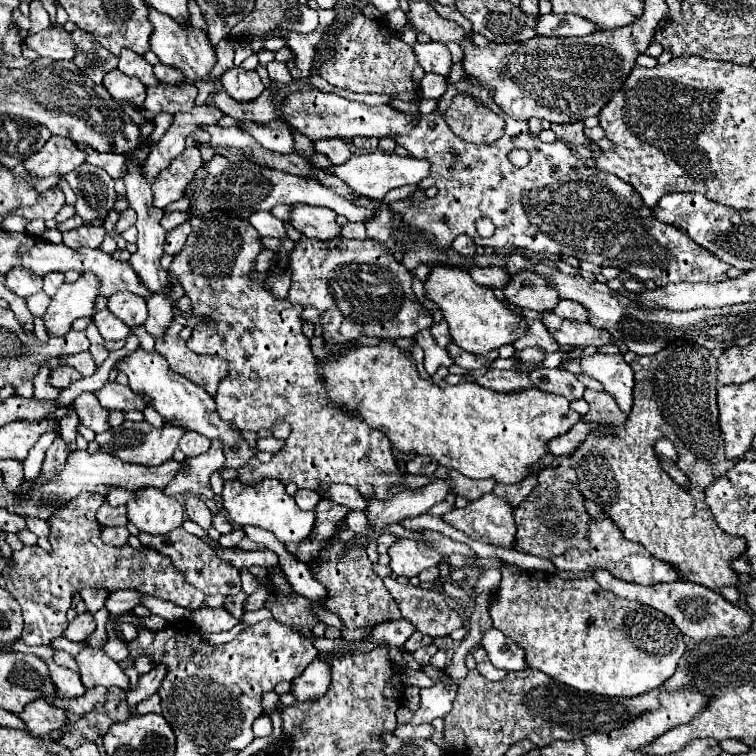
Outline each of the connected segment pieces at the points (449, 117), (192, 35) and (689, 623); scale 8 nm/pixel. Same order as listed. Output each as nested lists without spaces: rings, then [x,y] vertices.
[[[466,94],[454,98],[444,119],[458,138],[474,144],[496,142],[504,132],[504,120]]]
[[[150,8],[150,20],[154,24],[154,34],[150,38],[150,46],[152,46],[152,52],[160,58],[160,62],[164,66],[180,70],[184,74],[186,84],[196,84],[198,80],[210,80],[208,76],[216,64],[216,54],[214,54],[214,46],[210,44],[208,36],[200,30],[194,30],[192,26],[180,28],[180,24],[170,20],[170,16],[162,16],[154,8]]]
[[[596,570],[592,574],[592,578],[596,578],[596,582],[604,590],[614,592],[616,596],[622,596],[622,598],[628,598],[628,600],[638,600],[646,606],[652,606],[652,608],[664,612],[668,618],[672,618],[672,622],[680,628],[682,634],[694,638],[696,642],[704,642],[704,640],[712,640],[712,638],[742,636],[752,626],[752,616],[750,614],[746,614],[742,608],[724,600],[718,592],[708,590],[706,586],[700,586],[696,582],[676,580],[676,582],[658,584],[658,586],[640,586],[640,584],[630,584],[630,582],[618,580],[604,570]]]

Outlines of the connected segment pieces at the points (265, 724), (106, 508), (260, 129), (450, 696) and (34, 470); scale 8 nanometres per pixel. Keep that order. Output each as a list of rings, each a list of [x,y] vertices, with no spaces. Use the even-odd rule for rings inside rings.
[[[262,714],[260,720],[254,722],[254,736],[270,736],[272,734],[272,722],[268,714]]]
[[[102,504],[98,514],[96,514],[98,522],[102,526],[126,526],[128,524],[128,510],[126,506],[118,506],[118,508],[112,508],[110,504]]]
[[[274,120],[268,126],[242,122],[242,130],[246,130],[258,144],[262,144],[264,148],[268,148],[272,152],[280,152],[280,154],[294,152],[294,138],[292,138],[288,124],[284,124],[284,122]]]
[[[424,666],[424,670],[428,672],[428,676],[434,678],[434,688],[424,688],[420,690],[422,694],[422,704],[420,710],[414,712],[410,724],[418,726],[418,724],[428,724],[438,716],[446,716],[452,710],[452,702],[456,697],[458,685],[450,678],[450,674],[446,670],[438,670],[434,666]]]
[[[58,428],[58,430],[54,430],[54,432],[44,434],[44,436],[42,436],[42,438],[40,438],[32,448],[30,448],[28,458],[24,460],[24,476],[26,476],[28,480],[32,480],[32,478],[36,478],[36,476],[40,474],[44,454],[46,454],[46,450],[50,448],[50,444],[54,442],[54,438],[56,438],[56,436],[60,436],[60,428]]]

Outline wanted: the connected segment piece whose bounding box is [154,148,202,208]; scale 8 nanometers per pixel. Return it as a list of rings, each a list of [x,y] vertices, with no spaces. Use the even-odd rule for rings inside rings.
[[[186,148],[180,156],[176,156],[168,168],[164,168],[154,182],[154,204],[156,208],[166,208],[170,202],[176,202],[184,196],[188,182],[194,172],[202,166],[200,150]]]

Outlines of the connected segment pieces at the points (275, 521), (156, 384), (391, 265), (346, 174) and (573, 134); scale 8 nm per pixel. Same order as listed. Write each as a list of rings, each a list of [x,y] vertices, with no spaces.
[[[232,480],[224,484],[222,498],[224,498],[224,510],[236,526],[258,526],[262,530],[272,532],[280,542],[306,540],[316,520],[314,512],[302,512],[296,506],[294,498],[286,494],[284,484],[280,484],[278,480],[262,480],[256,486],[244,486],[238,480]]]
[[[138,348],[128,358],[124,358],[124,364],[120,364],[120,370],[130,378],[130,388],[136,394],[150,398],[152,408],[164,418],[164,422],[184,428],[184,430],[186,428],[196,430],[196,432],[208,436],[210,440],[220,440],[226,450],[226,468],[240,468],[254,456],[254,448],[242,438],[236,424],[224,422],[220,418],[214,398],[204,388],[200,388],[194,382],[184,380],[184,376],[172,372],[168,362],[158,352],[144,352],[142,348]]]
[[[302,236],[290,254],[292,304],[304,306],[302,318],[324,326],[324,340],[328,344],[344,344],[358,340],[360,336],[378,336],[384,340],[414,338],[416,332],[432,326],[432,316],[424,314],[422,306],[412,298],[412,274],[390,254],[382,242],[376,240],[346,240],[342,236],[320,242],[316,238]]]
[[[368,152],[368,154],[358,154],[346,160],[344,164],[336,168],[322,168],[322,172],[338,176],[350,190],[358,196],[378,200],[382,202],[386,192],[392,188],[400,188],[406,184],[418,184],[422,178],[428,176],[428,162],[426,160],[416,160],[412,156],[396,156],[396,154],[386,154],[386,152]]]
[[[578,122],[578,124],[556,124],[552,126],[556,138],[568,146],[588,146],[588,138],[584,136],[582,132],[584,124]]]

